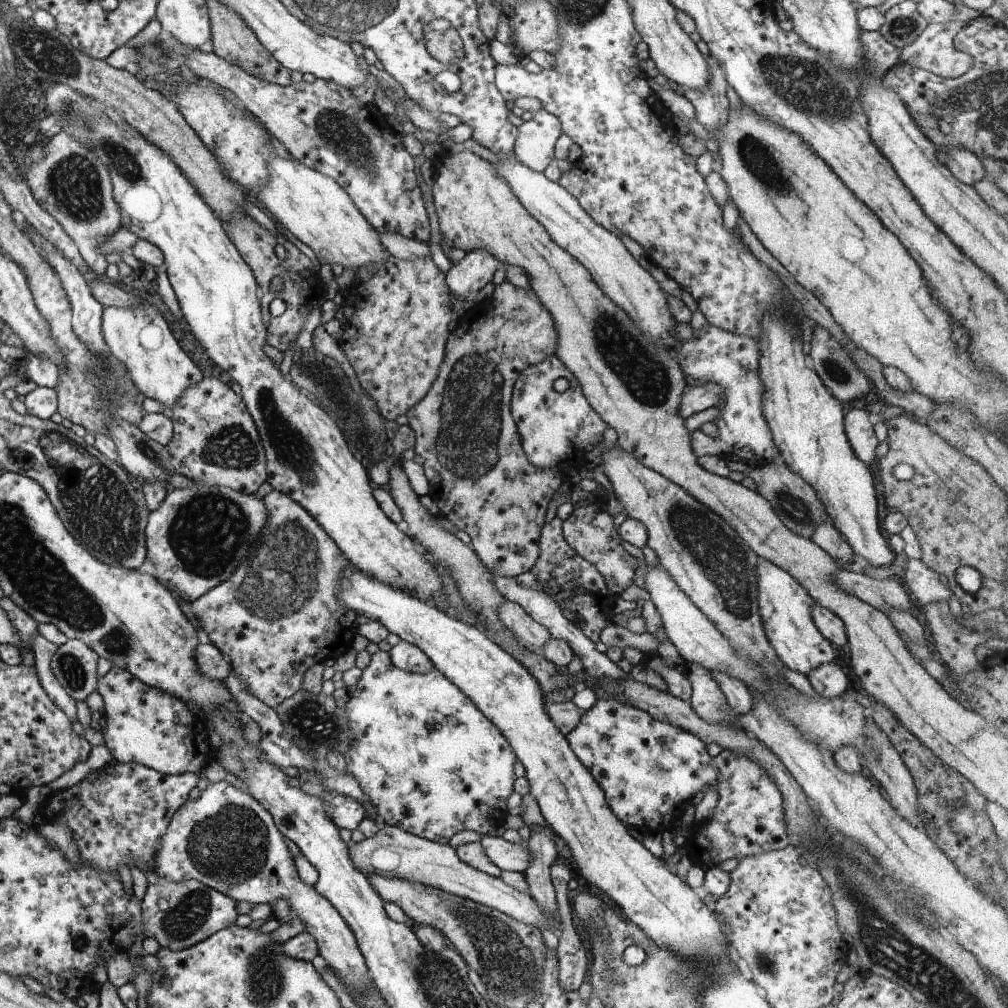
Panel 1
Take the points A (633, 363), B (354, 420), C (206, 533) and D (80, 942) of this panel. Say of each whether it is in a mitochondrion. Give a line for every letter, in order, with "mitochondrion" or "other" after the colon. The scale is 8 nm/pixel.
A: mitochondrion
B: mitochondrion
C: mitochondrion
D: other

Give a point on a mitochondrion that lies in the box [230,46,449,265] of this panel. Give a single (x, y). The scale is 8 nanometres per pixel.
(348, 135)

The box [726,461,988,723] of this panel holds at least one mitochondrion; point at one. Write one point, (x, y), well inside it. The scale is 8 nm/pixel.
(795, 509)

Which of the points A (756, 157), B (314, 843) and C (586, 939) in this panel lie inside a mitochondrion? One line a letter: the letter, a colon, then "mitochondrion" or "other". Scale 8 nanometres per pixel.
A: mitochondrion
B: other
C: other

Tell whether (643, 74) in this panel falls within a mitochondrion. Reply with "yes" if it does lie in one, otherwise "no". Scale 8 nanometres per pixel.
no

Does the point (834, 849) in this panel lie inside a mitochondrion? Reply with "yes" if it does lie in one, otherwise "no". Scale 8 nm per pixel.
yes

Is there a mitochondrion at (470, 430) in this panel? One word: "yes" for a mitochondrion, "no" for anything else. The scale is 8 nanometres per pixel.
yes

